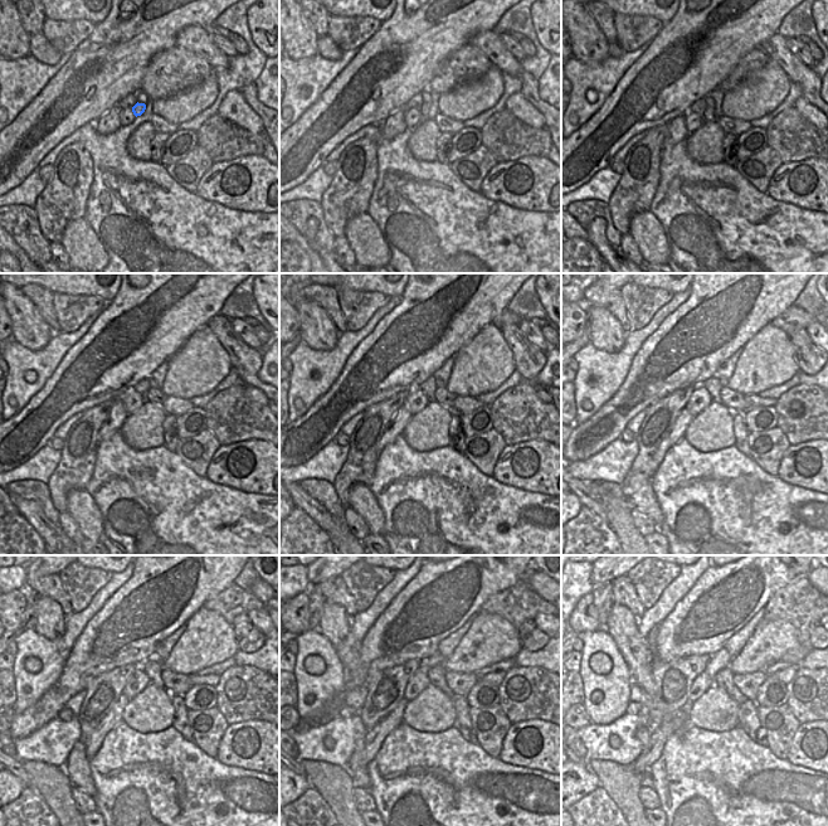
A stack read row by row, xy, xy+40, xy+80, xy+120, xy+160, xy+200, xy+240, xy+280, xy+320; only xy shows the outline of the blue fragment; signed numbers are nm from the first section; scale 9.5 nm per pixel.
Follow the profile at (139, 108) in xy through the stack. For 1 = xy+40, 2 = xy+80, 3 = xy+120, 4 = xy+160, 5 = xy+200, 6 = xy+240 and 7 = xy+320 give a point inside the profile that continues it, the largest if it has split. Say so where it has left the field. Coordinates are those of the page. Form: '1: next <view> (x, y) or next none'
1: next xy+40 (424, 108)
2: next xy+80 (707, 115)
3: next xy+120 (155, 396)
4: next xy+160 (442, 396)
5: next xy+200 (734, 401)
6: next xy+240 (176, 684)
7: next xy+320 (748, 684)

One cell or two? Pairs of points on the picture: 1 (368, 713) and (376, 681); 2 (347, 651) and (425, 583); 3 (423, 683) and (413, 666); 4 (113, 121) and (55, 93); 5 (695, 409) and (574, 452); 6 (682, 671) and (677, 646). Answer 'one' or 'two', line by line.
1: one
2: two
3: two
4: two
5: two
6: two

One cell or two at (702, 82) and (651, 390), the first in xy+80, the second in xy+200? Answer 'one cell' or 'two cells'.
one cell

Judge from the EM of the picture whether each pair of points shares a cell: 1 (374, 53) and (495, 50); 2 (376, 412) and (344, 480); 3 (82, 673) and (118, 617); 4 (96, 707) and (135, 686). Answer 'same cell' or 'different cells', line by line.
1: different cells
2: same cell
3: same cell
4: different cells

